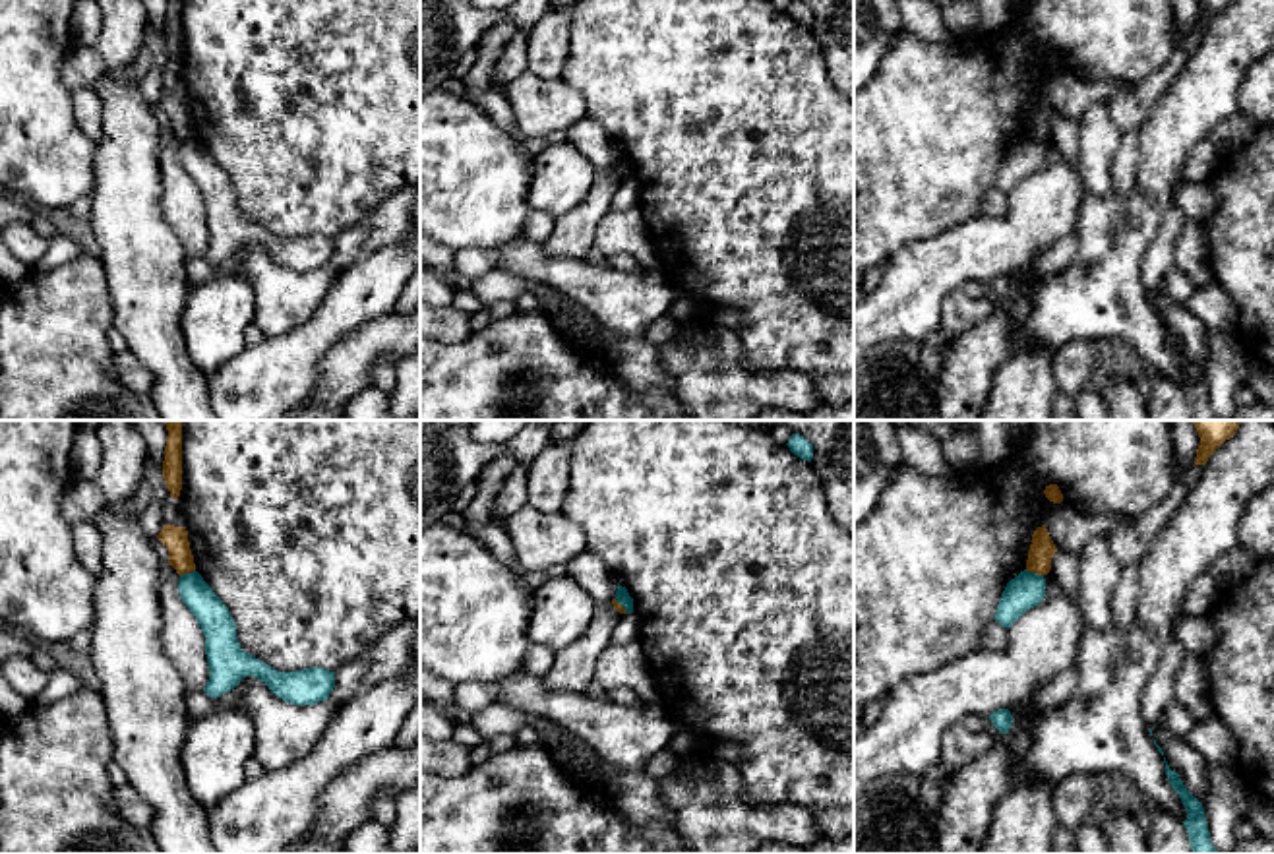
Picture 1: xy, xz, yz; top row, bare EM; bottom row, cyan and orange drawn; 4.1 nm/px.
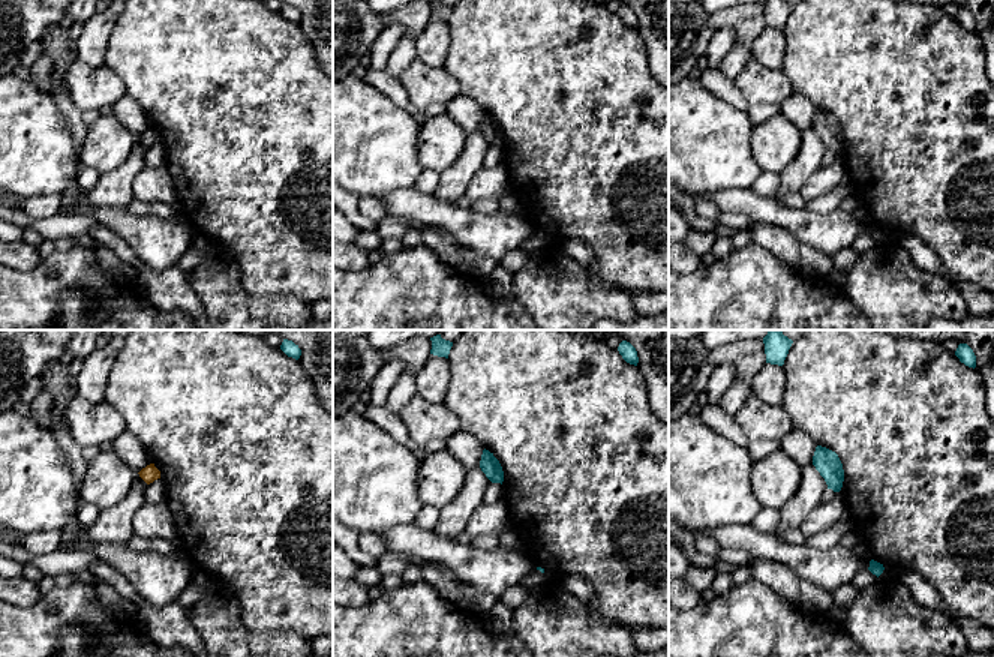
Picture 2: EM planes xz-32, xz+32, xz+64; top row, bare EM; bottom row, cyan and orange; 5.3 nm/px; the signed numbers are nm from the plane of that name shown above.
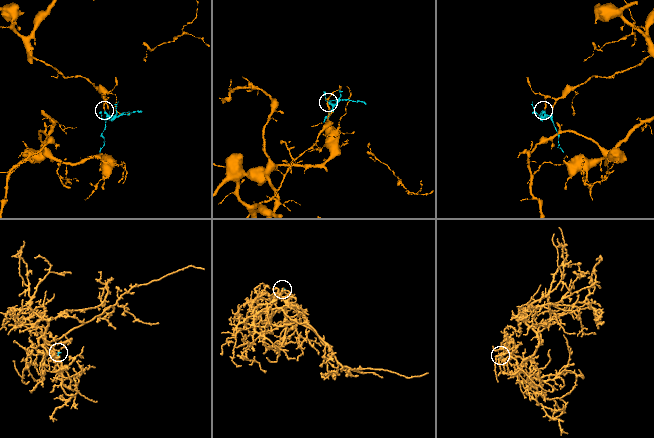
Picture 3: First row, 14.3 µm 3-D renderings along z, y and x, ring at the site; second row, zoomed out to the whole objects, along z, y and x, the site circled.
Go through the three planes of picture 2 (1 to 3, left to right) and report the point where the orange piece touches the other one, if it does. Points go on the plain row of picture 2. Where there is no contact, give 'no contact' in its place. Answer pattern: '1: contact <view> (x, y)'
1: no contact
2: no contact
3: no contact

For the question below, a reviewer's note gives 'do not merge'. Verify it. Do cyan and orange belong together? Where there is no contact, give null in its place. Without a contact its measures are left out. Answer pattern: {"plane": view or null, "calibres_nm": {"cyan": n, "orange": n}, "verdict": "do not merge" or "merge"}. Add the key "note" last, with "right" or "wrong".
{"plane": "yz", "calibres_nm": {"cyan": 150, "orange": 110}, "verdict": "do not merge", "note": "right"}

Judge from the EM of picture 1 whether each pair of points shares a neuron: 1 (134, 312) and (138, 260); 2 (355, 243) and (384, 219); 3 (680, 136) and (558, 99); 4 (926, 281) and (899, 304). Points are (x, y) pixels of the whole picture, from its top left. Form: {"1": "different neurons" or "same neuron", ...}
{"1": "same neuron", "2": "same neuron", "3": "different neurons", "4": "same neuron"}

